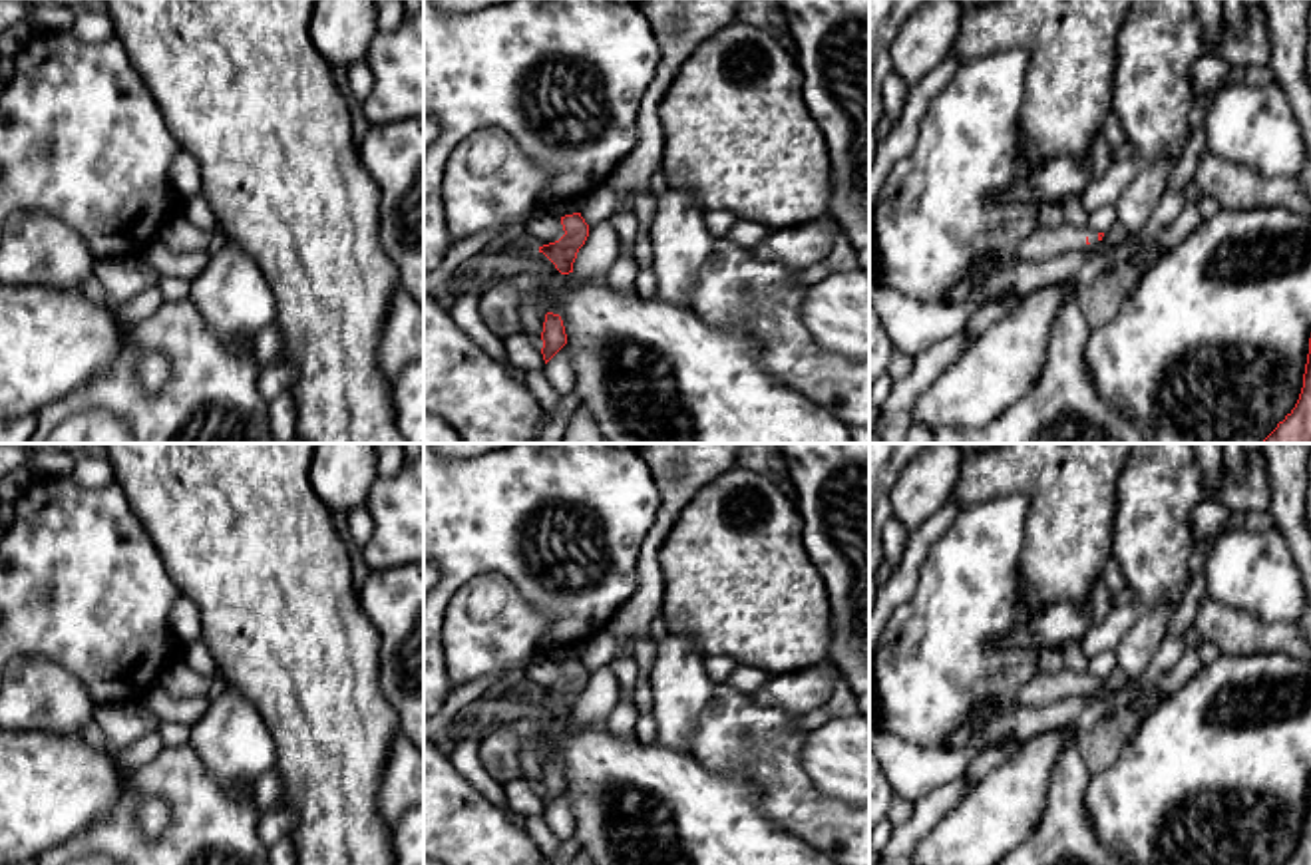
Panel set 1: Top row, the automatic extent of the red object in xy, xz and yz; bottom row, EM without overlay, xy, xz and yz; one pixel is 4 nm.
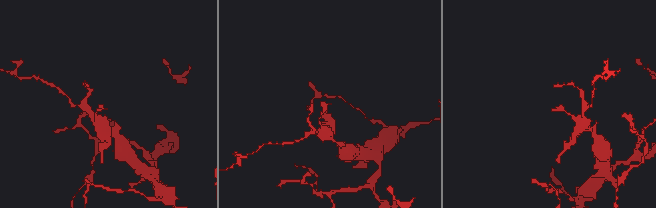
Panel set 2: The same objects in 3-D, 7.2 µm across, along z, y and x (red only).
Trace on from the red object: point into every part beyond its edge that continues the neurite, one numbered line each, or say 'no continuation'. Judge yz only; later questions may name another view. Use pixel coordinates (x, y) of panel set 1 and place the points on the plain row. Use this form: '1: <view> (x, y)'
1: yz (1047, 689)

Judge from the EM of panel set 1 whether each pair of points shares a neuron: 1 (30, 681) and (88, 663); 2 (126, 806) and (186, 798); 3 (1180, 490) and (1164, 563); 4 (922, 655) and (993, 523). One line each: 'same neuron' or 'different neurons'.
1: different neurons
2: same neuron
3: same neuron
4: same neuron

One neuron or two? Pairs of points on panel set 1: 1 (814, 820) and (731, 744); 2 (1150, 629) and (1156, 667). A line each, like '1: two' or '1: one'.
1: one
2: two

